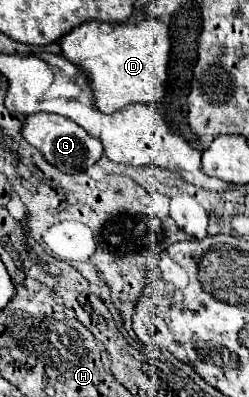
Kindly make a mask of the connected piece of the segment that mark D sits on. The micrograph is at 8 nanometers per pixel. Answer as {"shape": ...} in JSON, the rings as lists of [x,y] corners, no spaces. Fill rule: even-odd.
{"shape":[[[159,19],[141,23],[87,21],[59,39],[61,55],[89,77],[95,109],[115,113],[131,103],[155,103],[165,95],[169,63],[169,29]]]}

